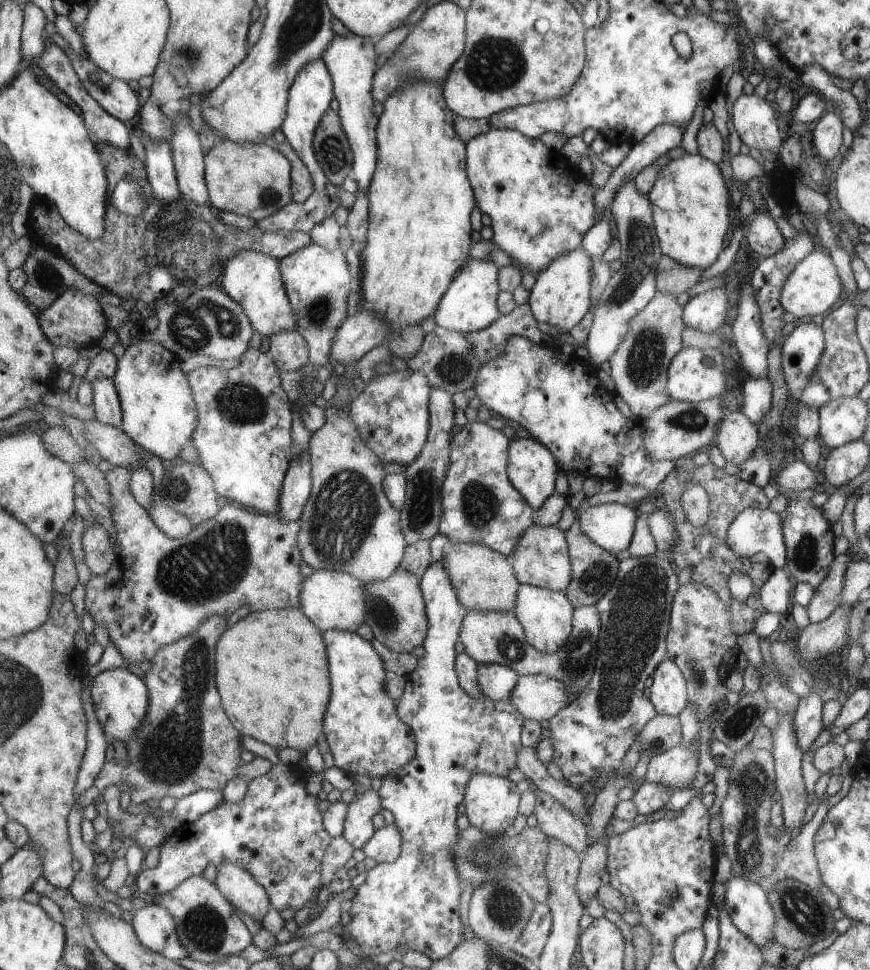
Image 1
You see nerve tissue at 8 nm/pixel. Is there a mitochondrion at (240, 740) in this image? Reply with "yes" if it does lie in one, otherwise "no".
no

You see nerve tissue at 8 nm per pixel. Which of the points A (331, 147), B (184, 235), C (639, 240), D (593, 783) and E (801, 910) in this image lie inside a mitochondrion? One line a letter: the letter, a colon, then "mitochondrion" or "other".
A: mitochondrion
B: mitochondrion
C: mitochondrion
D: other
E: mitochondrion

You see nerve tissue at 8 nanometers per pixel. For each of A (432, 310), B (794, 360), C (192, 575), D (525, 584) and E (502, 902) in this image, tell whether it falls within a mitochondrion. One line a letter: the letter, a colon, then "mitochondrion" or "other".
A: other
B: other
C: mitochondrion
D: other
E: mitochondrion

